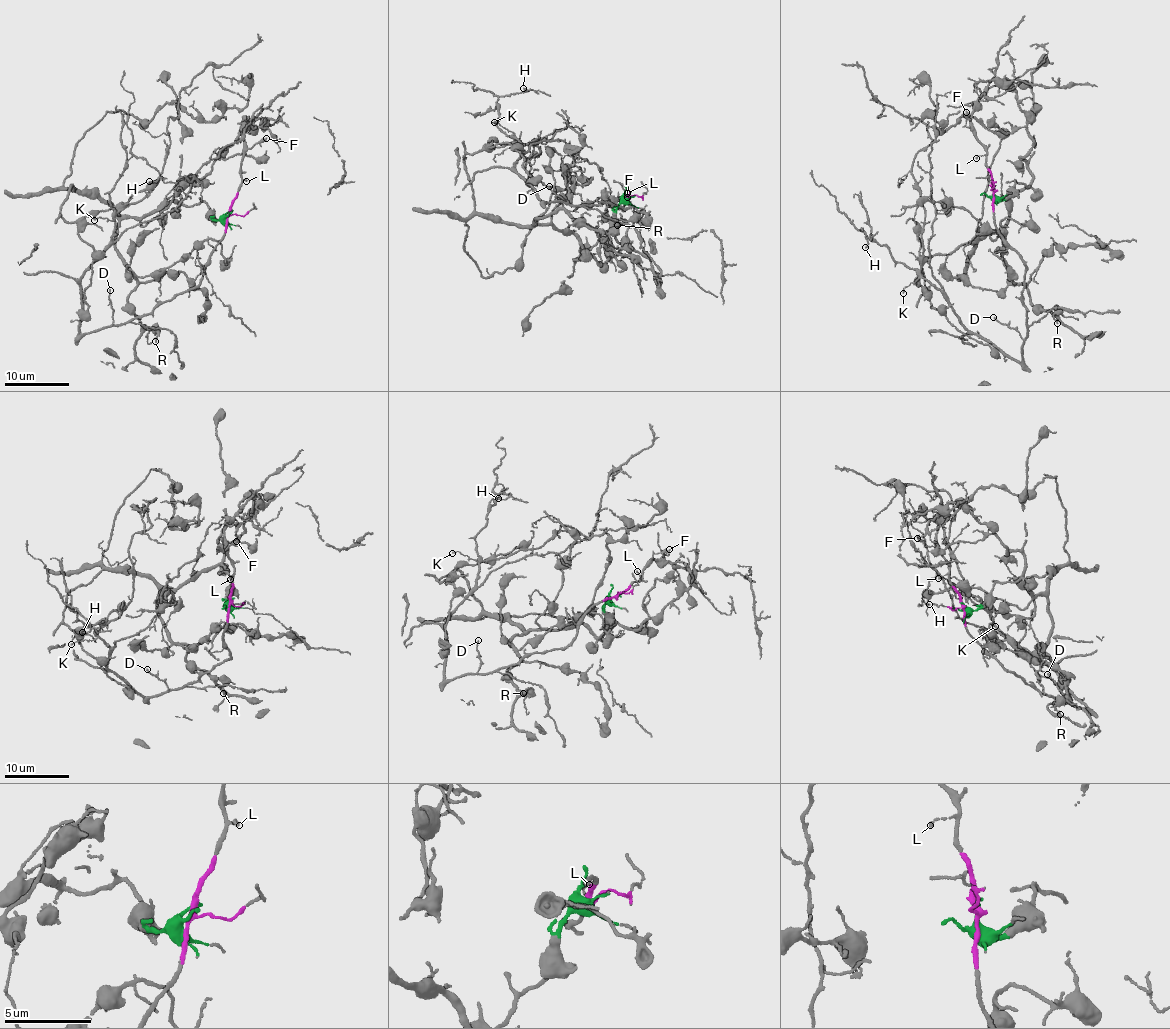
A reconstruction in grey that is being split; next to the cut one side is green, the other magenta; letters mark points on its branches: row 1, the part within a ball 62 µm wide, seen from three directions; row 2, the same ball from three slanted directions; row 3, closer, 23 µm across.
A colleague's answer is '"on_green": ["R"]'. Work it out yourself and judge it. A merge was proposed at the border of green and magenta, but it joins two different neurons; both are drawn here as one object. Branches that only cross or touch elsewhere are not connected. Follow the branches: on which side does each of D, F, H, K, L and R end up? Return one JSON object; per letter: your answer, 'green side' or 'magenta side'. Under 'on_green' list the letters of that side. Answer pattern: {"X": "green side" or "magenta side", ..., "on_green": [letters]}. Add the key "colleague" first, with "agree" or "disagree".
{"colleague": "agree", "D": "magenta side", "F": "magenta side", "H": "magenta side", "K": "magenta side", "L": "magenta side", "R": "green side", "on_green": ["R"]}

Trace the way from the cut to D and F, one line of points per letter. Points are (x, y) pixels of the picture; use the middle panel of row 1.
D: (625, 201), (630, 190), (626, 194), (631, 204), (626, 207), (602, 202), (596, 205), (570, 204), (548, 186)
F: (625, 201), (621, 208), (614, 202), (620, 196), (627, 197)

